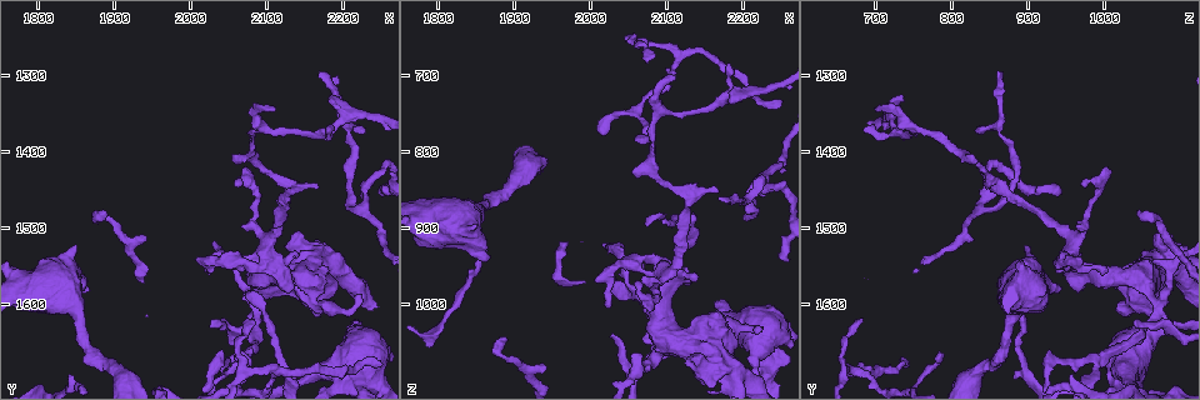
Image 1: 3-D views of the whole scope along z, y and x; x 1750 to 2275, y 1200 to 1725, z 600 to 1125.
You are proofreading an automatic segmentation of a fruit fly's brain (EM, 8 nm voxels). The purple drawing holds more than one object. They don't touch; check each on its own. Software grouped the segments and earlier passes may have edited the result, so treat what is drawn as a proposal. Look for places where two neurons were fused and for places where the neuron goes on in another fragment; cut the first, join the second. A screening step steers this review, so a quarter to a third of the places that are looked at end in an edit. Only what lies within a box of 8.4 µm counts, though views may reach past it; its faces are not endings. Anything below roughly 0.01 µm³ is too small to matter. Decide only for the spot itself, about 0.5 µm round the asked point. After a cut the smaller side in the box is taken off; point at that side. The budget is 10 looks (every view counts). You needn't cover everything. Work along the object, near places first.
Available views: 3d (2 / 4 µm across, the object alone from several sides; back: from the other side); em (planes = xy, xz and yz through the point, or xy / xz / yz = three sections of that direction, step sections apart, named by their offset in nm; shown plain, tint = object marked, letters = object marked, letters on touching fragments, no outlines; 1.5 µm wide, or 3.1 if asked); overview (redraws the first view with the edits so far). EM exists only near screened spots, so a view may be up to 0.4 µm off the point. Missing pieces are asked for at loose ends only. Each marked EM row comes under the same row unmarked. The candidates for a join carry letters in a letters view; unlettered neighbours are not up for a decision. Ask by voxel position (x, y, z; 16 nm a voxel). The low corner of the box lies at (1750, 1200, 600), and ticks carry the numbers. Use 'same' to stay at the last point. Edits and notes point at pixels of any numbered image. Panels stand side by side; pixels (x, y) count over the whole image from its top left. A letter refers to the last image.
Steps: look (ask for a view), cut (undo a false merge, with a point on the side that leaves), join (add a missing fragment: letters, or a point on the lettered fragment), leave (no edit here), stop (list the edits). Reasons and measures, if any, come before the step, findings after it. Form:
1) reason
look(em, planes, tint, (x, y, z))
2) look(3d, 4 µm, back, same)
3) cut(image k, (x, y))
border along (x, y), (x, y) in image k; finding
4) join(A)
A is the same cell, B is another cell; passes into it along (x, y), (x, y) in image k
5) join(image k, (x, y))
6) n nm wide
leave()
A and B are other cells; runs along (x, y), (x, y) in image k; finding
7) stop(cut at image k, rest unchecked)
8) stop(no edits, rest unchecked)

look(3d, 4 µm, (2135, 1510, 1070))

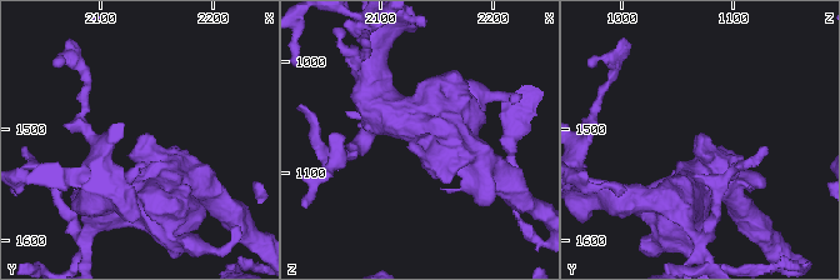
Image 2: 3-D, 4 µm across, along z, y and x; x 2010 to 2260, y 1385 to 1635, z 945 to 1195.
look(em, planes, letters, (2136, 1506, 1070))

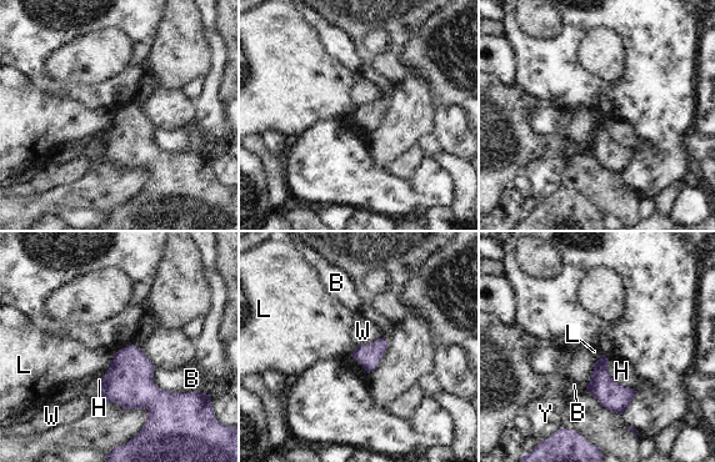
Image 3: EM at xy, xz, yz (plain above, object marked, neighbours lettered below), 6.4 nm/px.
leave()
B, H, L, W and Y are other cells; border along (114, 353), (109, 368), (100, 380) in image 3; no lettered fragment goes on from it

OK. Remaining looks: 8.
tapers out
look(em, planes, tint, (2180, 1325, 735))

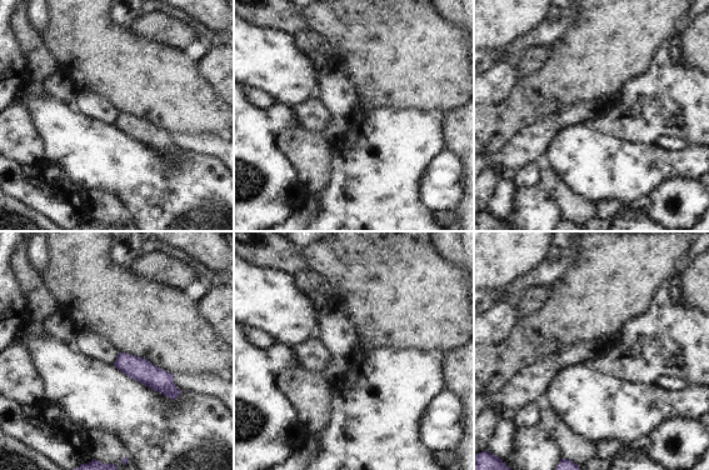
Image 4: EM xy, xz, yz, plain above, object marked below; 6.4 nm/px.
see the neighbours
look(em, planes, letters, same)

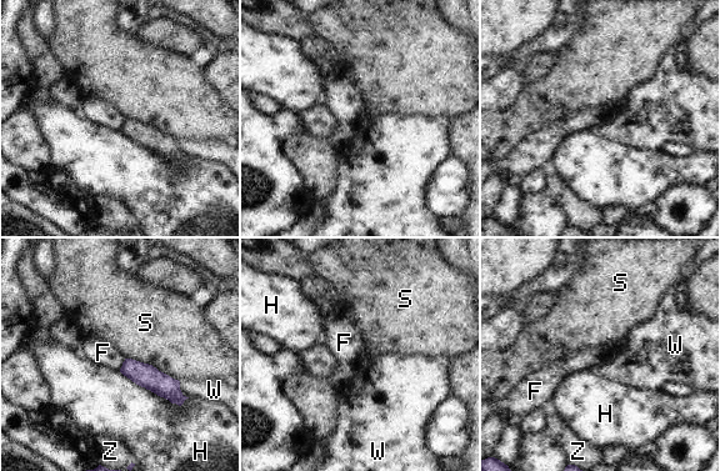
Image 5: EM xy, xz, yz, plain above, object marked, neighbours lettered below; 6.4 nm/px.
H touches over 480 nm
leave()
F, H, S, W and Z are other cells; runs along (125, 365), (166, 386), (176, 396) in image 5; no lettered fragment goes on from it

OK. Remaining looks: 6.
branch point
look(em, xz, step 4, tint, (2130, 1440, 860))

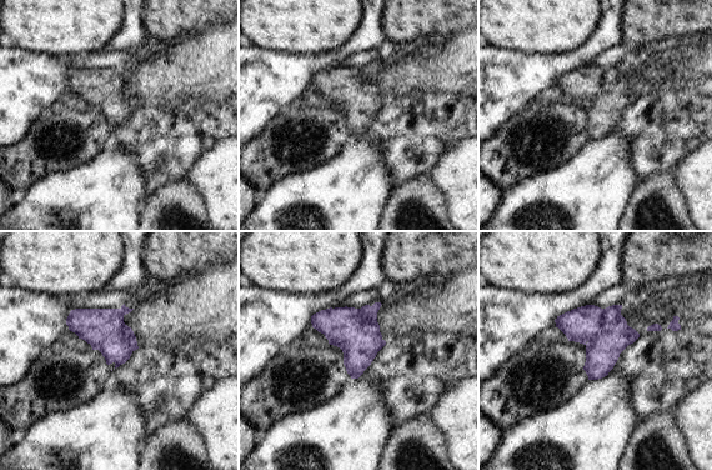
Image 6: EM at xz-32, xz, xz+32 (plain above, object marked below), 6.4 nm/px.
cut it another way
look(em, planes, letters, same)

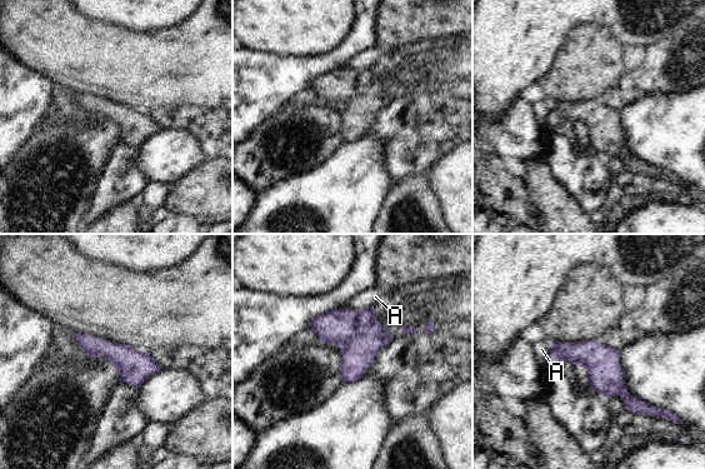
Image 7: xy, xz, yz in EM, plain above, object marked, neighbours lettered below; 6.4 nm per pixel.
A touches over 220 nm
leave()
A is another cell; border along (344, 307), (355, 310), (376, 308) in image 7; one neuron here

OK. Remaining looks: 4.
free end
look(3d, 2 µm, (2075, 1620, 685))

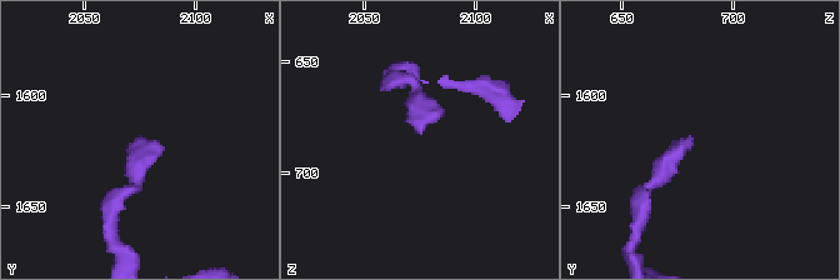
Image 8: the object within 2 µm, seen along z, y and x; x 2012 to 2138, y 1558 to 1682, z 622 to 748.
look(em, yz, step 8, tint, (2076, 1618, 682))

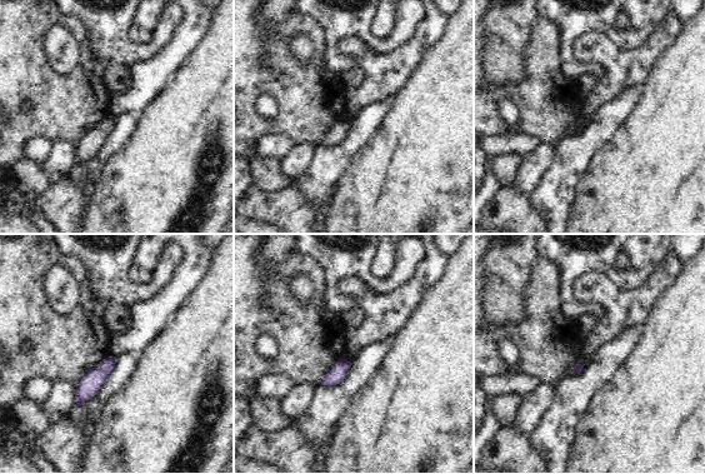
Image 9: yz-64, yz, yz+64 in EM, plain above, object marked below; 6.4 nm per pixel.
what lies round it
look(em, yz, step 8, letters, same)

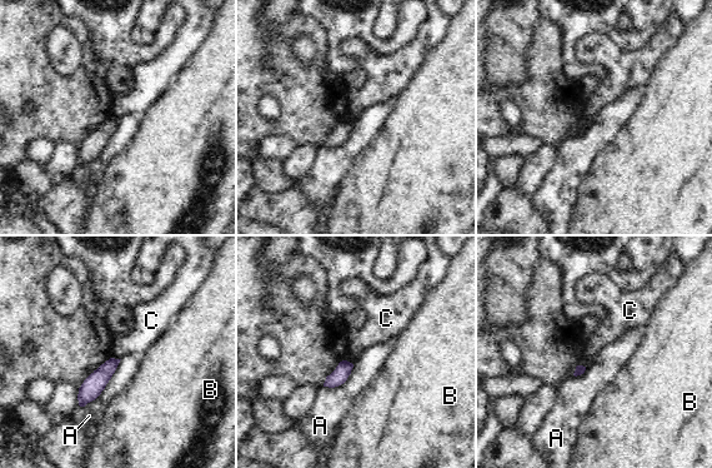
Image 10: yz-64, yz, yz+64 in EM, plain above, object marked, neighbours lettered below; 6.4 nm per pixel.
A touches over 420 nm
leave()
A, B and C are other cells; border along (111, 357), (120, 359) in image 10; none of them fits

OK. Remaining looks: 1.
stop(no edits, rest unchecked)

